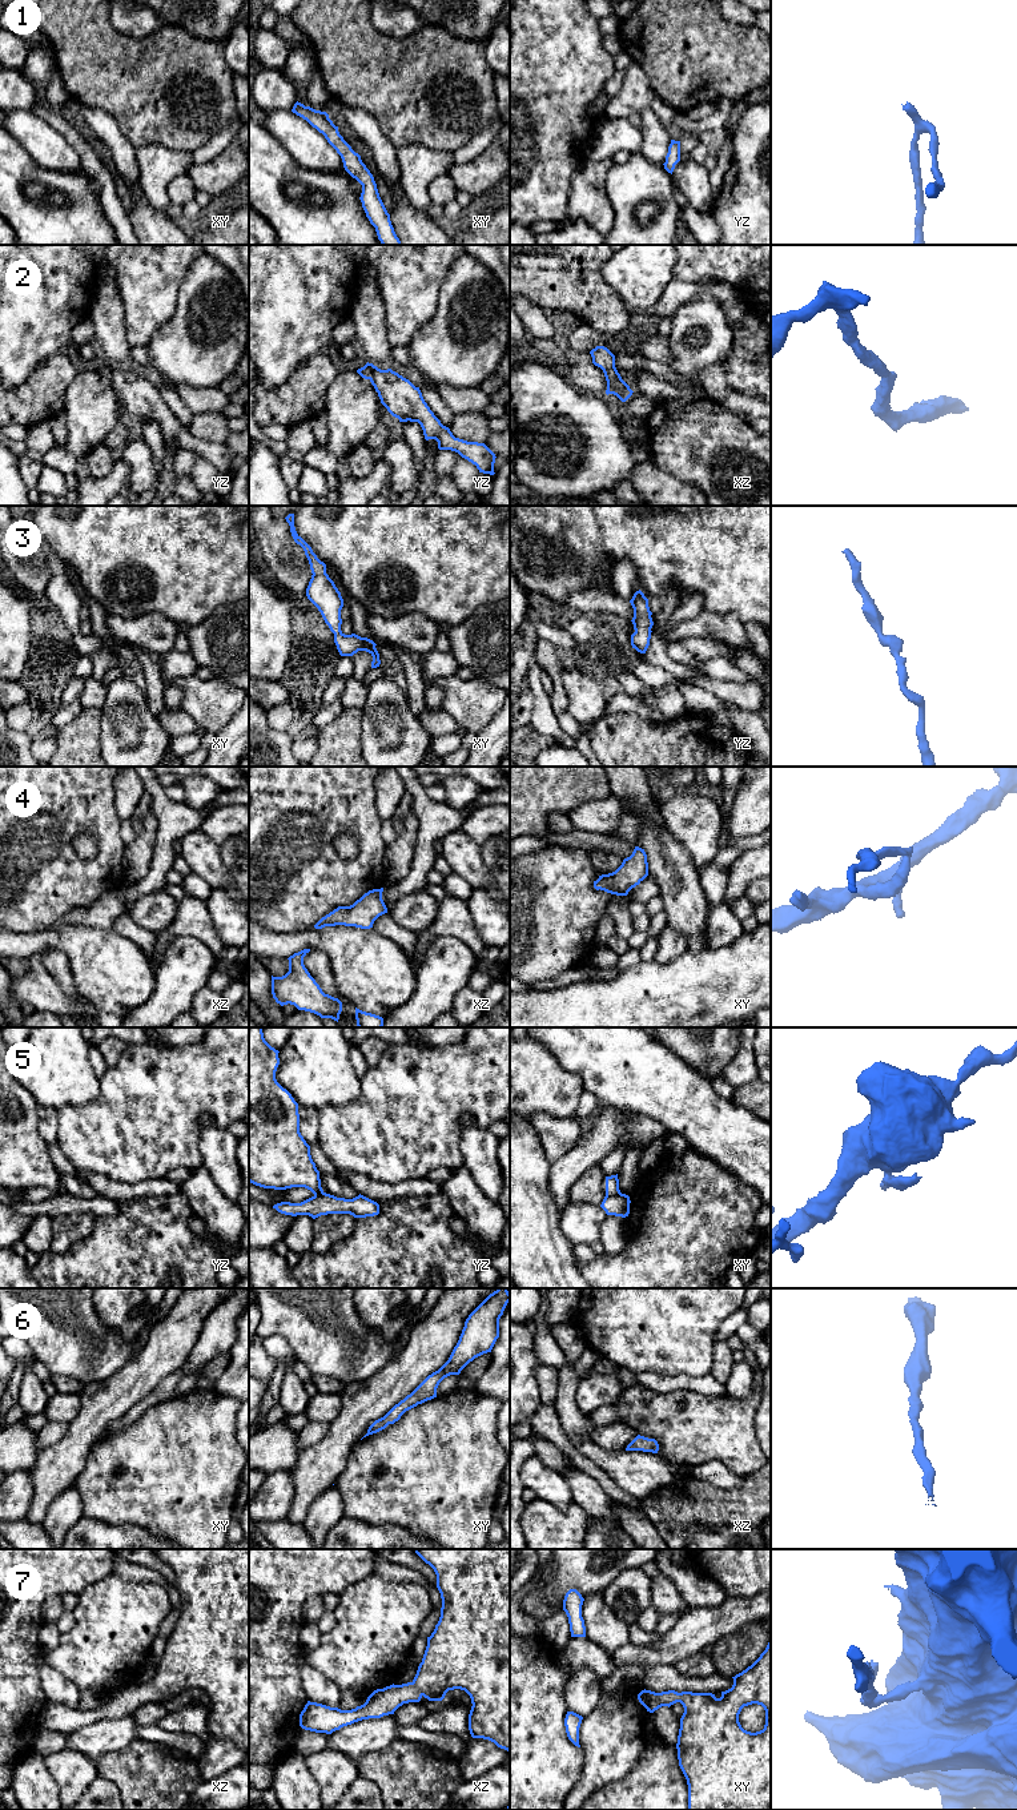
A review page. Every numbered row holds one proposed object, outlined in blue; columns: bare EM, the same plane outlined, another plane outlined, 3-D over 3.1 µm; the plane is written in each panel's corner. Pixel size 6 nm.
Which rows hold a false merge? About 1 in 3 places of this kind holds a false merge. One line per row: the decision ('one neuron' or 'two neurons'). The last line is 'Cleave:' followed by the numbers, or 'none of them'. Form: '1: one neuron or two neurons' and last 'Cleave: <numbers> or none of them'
1: one neuron
2: one neuron
3: one neuron
4: one neuron
5: two neurons
6: one neuron
7: one neuron
Cleave: 5

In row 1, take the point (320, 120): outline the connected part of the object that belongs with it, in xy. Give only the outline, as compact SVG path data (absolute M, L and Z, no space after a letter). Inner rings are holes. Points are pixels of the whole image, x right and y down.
M296 102L293 113L306 120L313 128L325 136L327 142L341 156L345 170L362 185L361 202L370 224L375 228L378 240L382 245L401 245L387 213L373 174L362 162L361 156L343 140L338 126L333 124L326 112L315 110Z

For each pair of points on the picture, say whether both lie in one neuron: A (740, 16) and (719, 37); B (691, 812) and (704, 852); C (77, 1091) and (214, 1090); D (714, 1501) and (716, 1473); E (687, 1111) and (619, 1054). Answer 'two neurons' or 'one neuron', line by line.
A: two neurons
B: one neuron
C: two neurons
D: two neurons
E: one neuron

